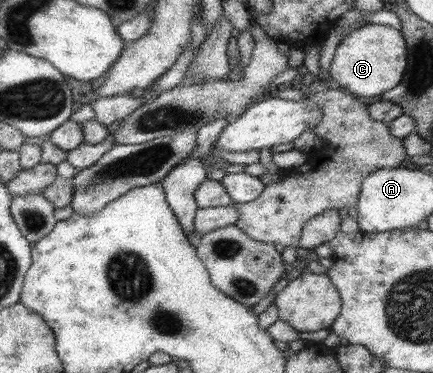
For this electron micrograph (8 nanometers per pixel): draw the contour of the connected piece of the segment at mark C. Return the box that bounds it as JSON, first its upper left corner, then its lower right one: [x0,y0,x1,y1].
[328,24,407,96]

